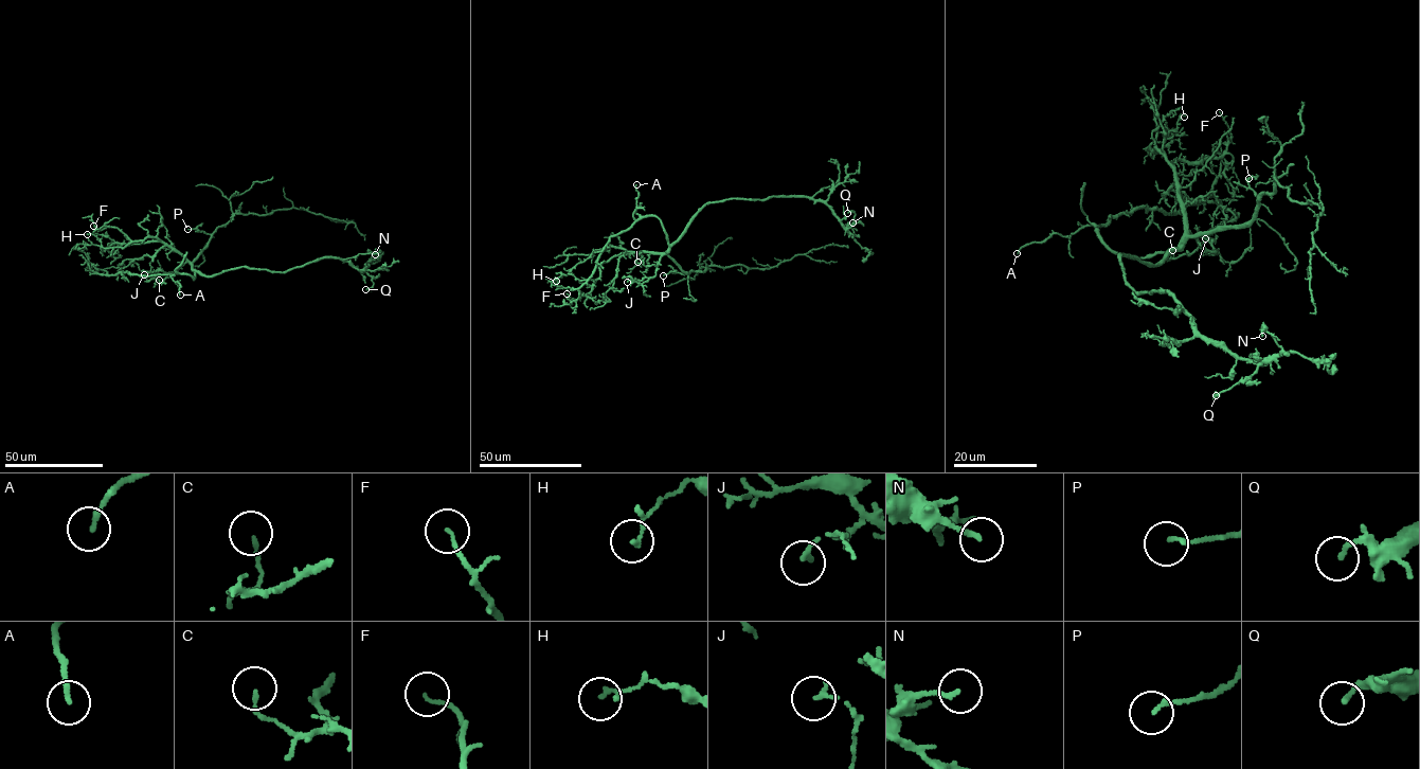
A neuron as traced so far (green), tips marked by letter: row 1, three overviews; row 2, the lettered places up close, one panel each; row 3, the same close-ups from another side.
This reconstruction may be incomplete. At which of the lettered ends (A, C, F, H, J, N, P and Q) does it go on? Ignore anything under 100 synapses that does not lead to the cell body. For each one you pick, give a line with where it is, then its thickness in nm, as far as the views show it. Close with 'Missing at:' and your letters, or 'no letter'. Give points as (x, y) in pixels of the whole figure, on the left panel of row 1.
Missing at: no letter

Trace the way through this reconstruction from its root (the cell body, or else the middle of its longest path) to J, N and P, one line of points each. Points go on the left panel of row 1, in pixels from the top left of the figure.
J: (203, 274), (194, 270), (187, 262), (175, 271), (150, 280), (147, 280), (144, 274)
N: (203, 274), (213, 276), (246, 266), (286, 271), (338, 256), (359, 270), (371, 258), (370, 252), (375, 254)
P: (203, 274), (194, 269), (192, 263), (211, 235), (195, 229), (187, 229)

